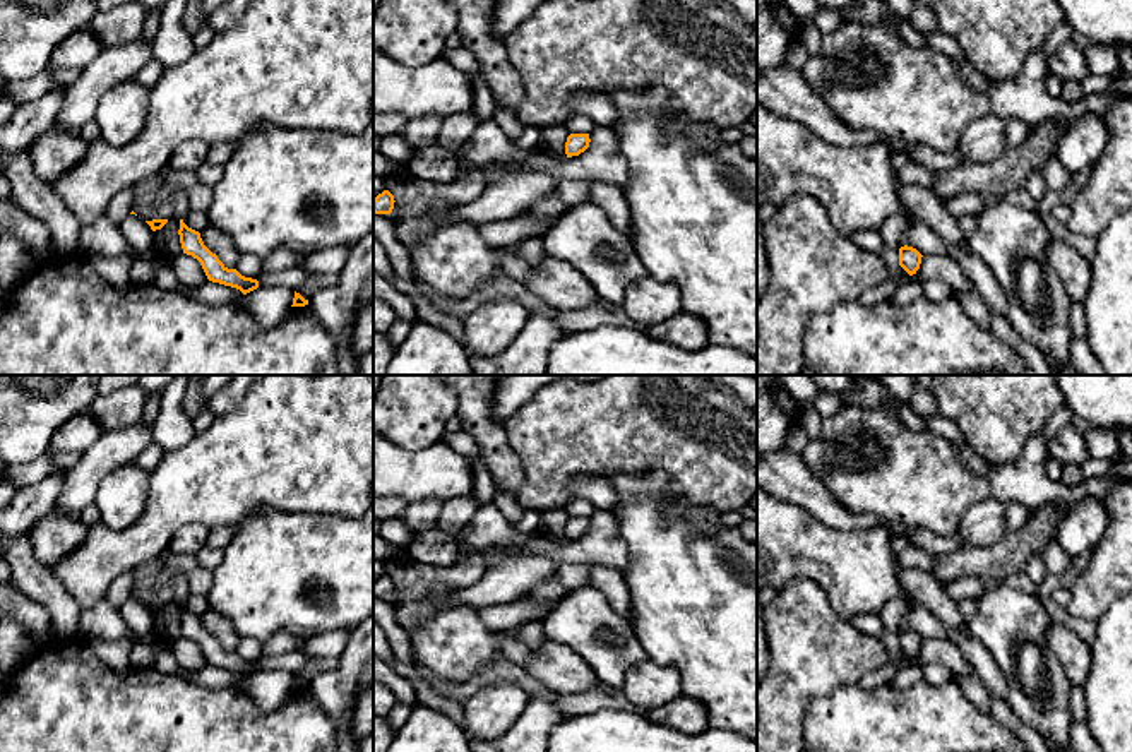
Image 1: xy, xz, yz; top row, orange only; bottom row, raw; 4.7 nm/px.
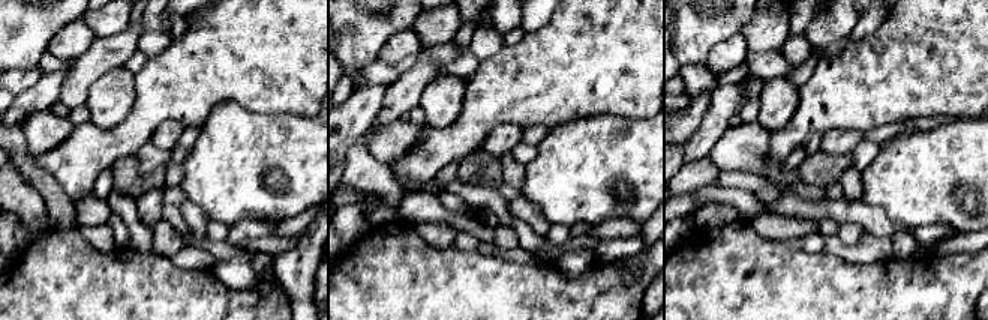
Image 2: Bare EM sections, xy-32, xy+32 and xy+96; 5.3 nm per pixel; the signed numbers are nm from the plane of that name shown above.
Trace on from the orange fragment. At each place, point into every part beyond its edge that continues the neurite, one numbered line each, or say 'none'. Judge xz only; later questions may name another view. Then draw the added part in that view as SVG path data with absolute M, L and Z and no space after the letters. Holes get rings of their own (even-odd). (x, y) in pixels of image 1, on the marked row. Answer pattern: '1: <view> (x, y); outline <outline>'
none

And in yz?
none

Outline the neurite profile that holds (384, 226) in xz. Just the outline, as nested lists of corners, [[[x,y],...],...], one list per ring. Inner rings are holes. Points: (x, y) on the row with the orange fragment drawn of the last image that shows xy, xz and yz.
[[[373,212],[373,236],[382,243],[387,252],[387,259],[399,278],[413,284],[413,267],[409,247],[406,247],[396,233],[397,219],[389,214]]]

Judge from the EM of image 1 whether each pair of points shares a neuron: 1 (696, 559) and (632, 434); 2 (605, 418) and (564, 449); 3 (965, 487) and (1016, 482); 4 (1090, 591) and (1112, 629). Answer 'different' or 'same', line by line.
1: different
2: same
3: different
4: different

